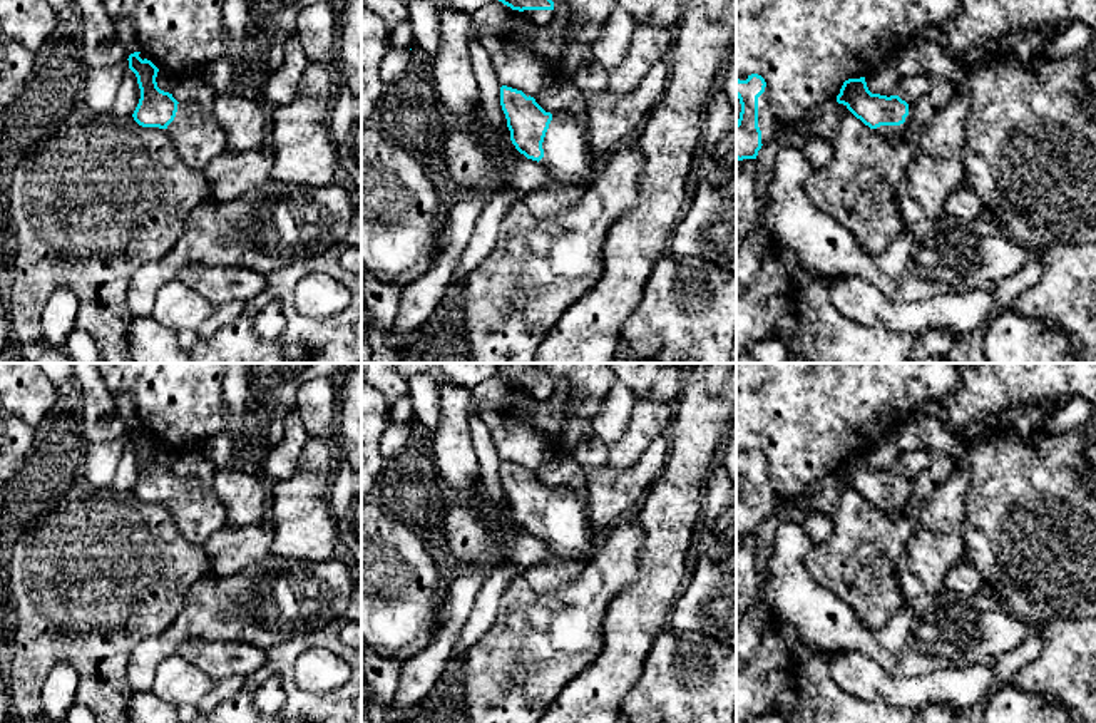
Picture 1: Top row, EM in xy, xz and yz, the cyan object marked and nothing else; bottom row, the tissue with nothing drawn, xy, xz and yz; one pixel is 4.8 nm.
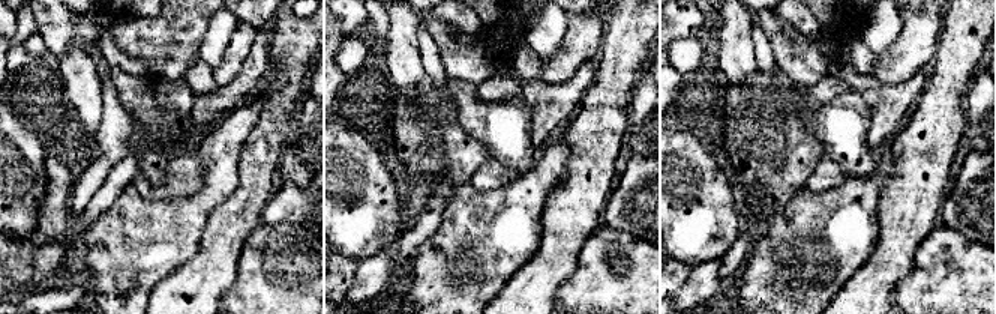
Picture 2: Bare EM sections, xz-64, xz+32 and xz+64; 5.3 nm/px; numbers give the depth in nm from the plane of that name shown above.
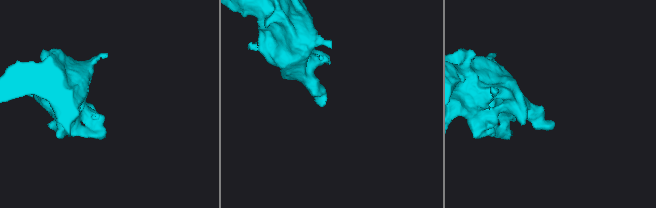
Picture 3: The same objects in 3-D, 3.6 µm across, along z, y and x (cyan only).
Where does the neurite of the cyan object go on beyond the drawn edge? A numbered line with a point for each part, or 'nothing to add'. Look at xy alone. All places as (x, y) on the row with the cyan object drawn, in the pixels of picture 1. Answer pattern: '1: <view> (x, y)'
1: xy (198, 138)

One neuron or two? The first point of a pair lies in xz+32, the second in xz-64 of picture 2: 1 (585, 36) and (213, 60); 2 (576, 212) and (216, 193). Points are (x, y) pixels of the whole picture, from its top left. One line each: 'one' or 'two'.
1: two
2: two

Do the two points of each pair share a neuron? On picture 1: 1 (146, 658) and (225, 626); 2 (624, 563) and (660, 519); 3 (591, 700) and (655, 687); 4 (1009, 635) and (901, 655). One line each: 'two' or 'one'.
1: one
2: two
3: two
4: one

